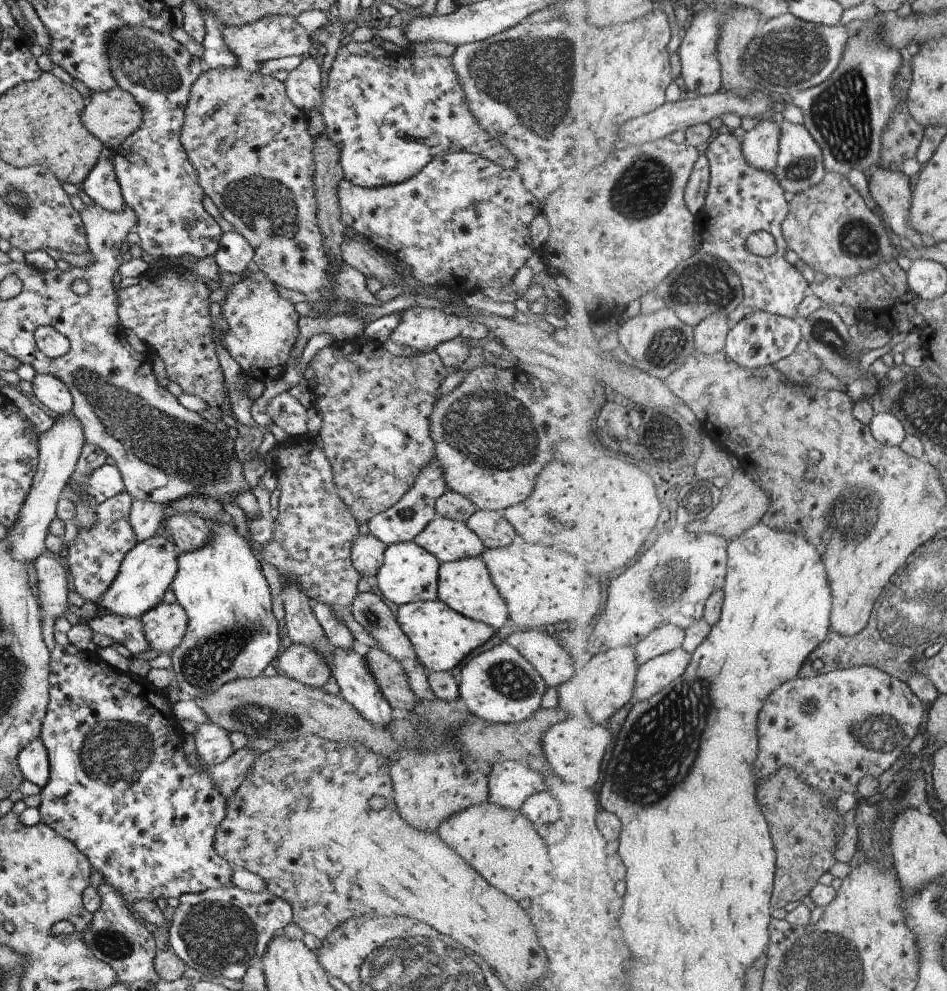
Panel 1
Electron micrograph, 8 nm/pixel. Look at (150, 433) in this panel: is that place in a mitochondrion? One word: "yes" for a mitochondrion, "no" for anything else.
yes

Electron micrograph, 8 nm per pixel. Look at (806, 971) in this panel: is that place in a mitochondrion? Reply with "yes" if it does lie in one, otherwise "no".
yes

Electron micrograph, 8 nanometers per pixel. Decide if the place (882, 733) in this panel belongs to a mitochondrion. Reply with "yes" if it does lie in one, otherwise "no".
yes

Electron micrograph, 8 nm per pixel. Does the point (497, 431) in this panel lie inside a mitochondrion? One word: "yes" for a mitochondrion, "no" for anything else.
yes

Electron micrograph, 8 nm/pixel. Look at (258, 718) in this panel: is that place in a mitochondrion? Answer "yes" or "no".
yes

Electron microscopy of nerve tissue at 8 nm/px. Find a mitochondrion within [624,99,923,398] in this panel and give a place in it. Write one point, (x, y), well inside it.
(681, 289)

